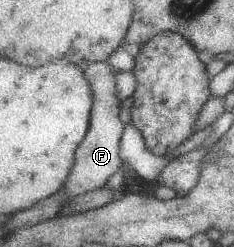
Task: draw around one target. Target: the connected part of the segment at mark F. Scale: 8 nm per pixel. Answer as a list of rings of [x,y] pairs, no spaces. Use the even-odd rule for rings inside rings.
[[[97,61],[84,67],[87,78],[92,84],[96,104],[92,114],[92,129],[89,131],[84,144],[80,146],[77,164],[66,182],[66,186],[62,189],[66,191],[67,200],[65,202],[73,200],[79,194],[104,188],[111,177],[124,168],[125,162],[122,157],[122,140],[127,125],[121,120],[123,100],[119,98],[119,88],[117,88],[117,76],[122,72],[113,68],[109,61]]]

